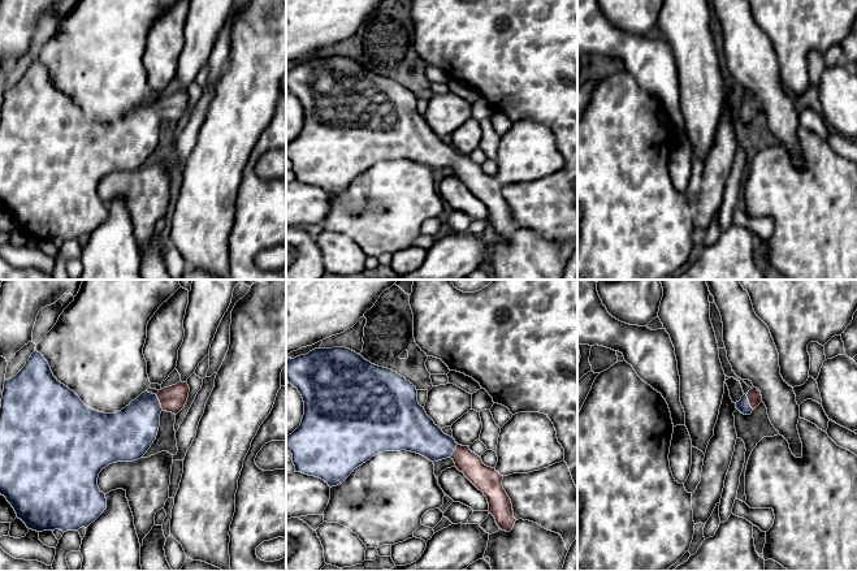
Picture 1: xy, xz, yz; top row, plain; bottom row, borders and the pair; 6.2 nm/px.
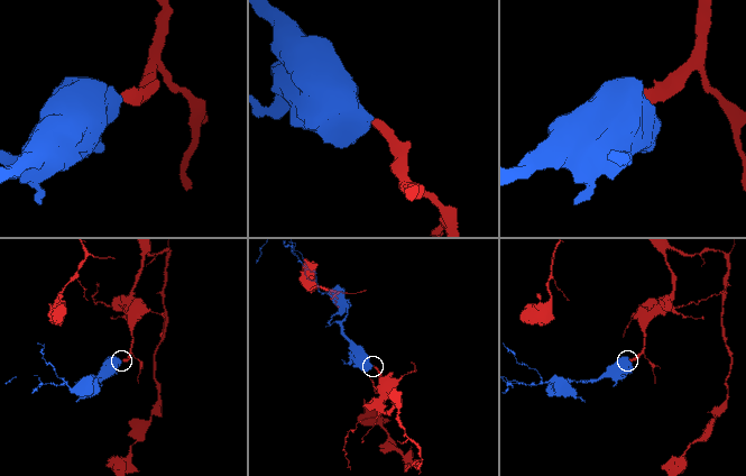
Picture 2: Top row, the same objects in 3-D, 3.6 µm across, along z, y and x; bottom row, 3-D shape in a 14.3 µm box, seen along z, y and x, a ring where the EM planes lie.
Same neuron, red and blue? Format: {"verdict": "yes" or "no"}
{"verdict": "yes"}

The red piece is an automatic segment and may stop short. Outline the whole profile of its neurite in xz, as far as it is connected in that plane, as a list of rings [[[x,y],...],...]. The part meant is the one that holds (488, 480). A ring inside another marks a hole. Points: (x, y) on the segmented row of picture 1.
[[[346,347],[315,349],[294,359],[286,356],[286,380],[300,393],[304,402],[304,415],[300,425],[286,437],[286,449],[293,454],[297,472],[324,480],[330,488],[342,484],[351,472],[384,451],[411,451],[430,462],[451,458],[455,467],[484,493],[489,512],[497,525],[510,532],[516,522],[510,497],[502,486],[503,476],[495,468],[488,467],[468,446],[462,446],[442,432],[417,402],[417,390],[404,377],[391,369],[378,367],[362,355]]]

